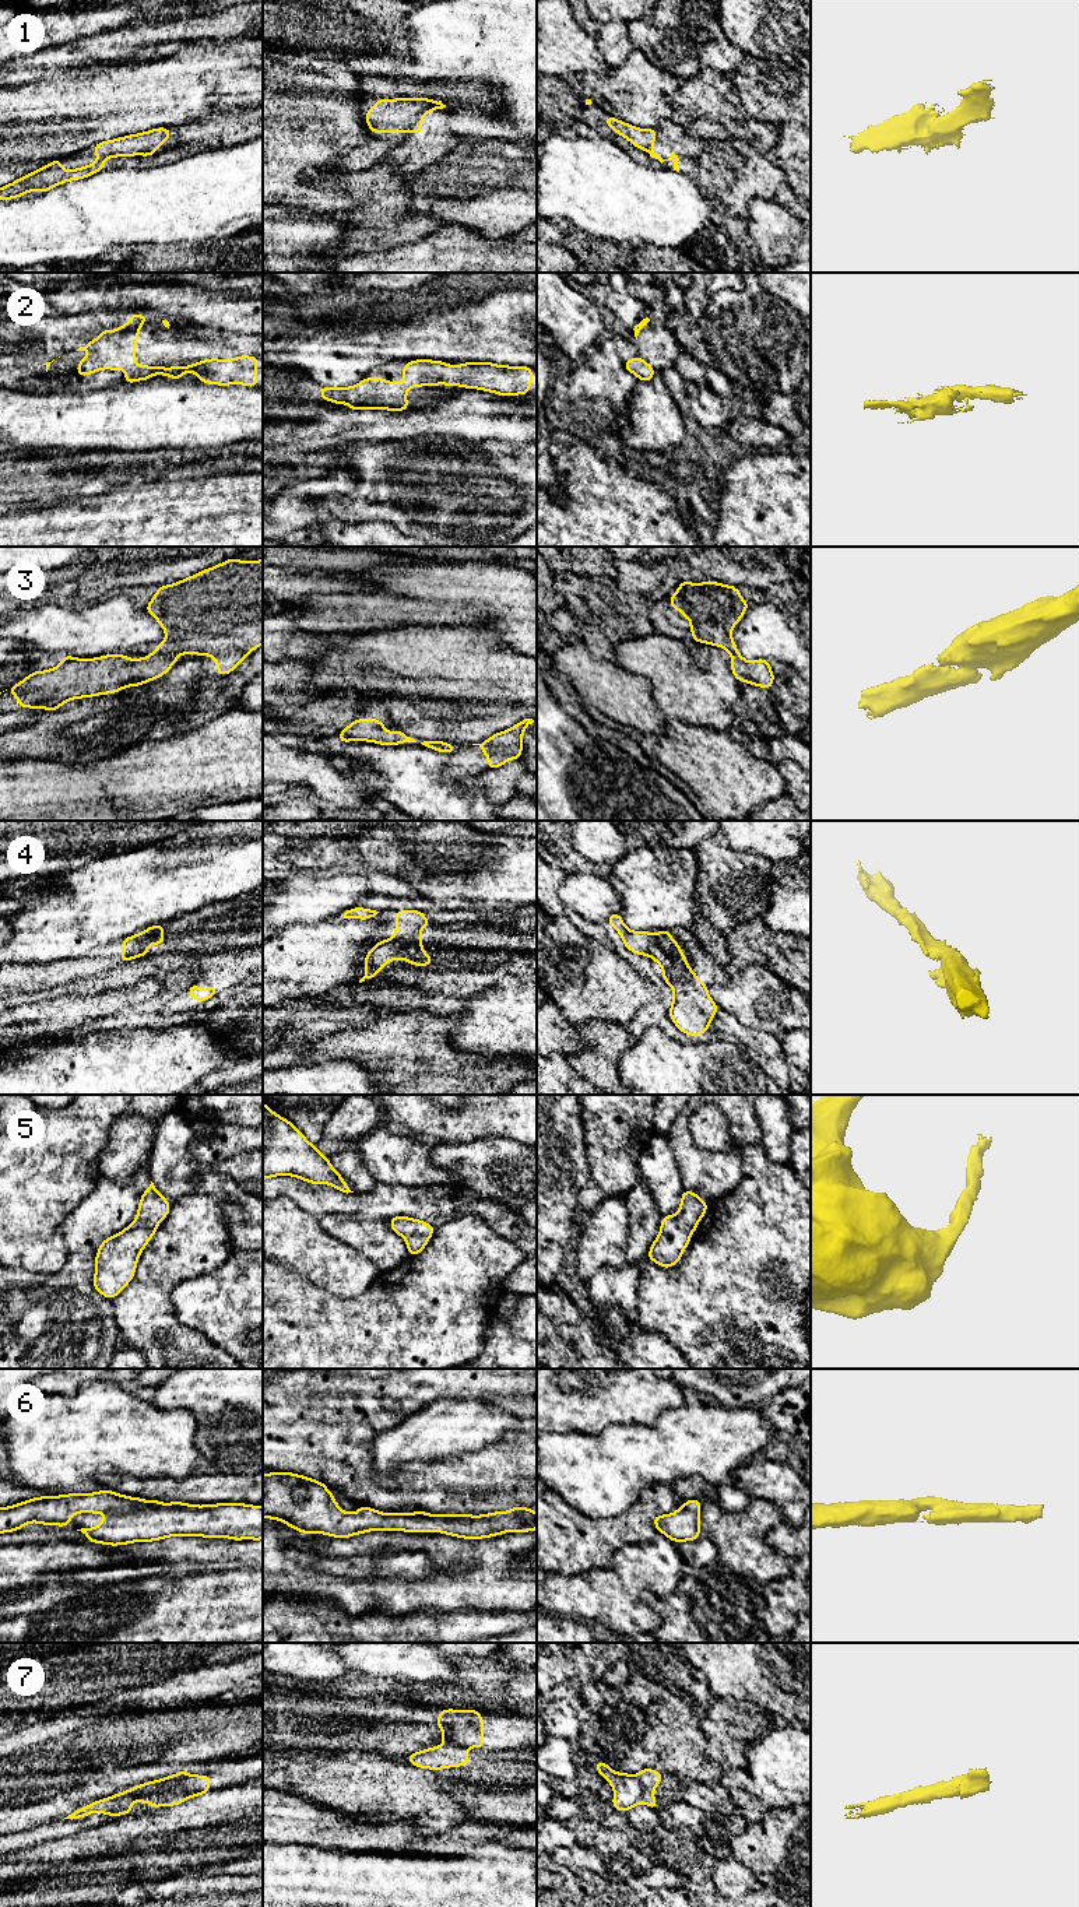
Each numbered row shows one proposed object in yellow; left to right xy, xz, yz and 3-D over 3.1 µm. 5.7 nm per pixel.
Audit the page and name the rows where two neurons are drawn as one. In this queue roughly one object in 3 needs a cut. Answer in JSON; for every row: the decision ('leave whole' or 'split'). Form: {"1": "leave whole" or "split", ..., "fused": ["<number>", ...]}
{"1": "leave whole", "2": "leave whole", "3": "leave whole", "4": "split", "5": "leave whole", "6": "leave whole", "7": "split", "fused": ["4", "7"]}

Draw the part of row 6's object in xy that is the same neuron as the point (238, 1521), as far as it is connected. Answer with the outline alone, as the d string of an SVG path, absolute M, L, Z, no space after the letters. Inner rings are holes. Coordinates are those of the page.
M112 1490L34 1497L0 1507L0 1534L29 1523L66 1527L74 1514L105 1513L96 1527L81 1528L88 1542L127 1545L169 1537L263 1539L263 1506L245 1503L187 1504L129 1497Z

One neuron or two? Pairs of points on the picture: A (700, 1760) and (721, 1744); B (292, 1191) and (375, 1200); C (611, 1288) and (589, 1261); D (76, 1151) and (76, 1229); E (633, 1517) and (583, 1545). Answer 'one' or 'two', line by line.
A: two
B: one
C: two
D: two
E: one

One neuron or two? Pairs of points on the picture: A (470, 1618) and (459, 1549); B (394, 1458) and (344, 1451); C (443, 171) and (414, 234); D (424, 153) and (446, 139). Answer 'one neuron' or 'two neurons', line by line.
A: two neurons
B: two neurons
C: two neurons
D: one neuron

